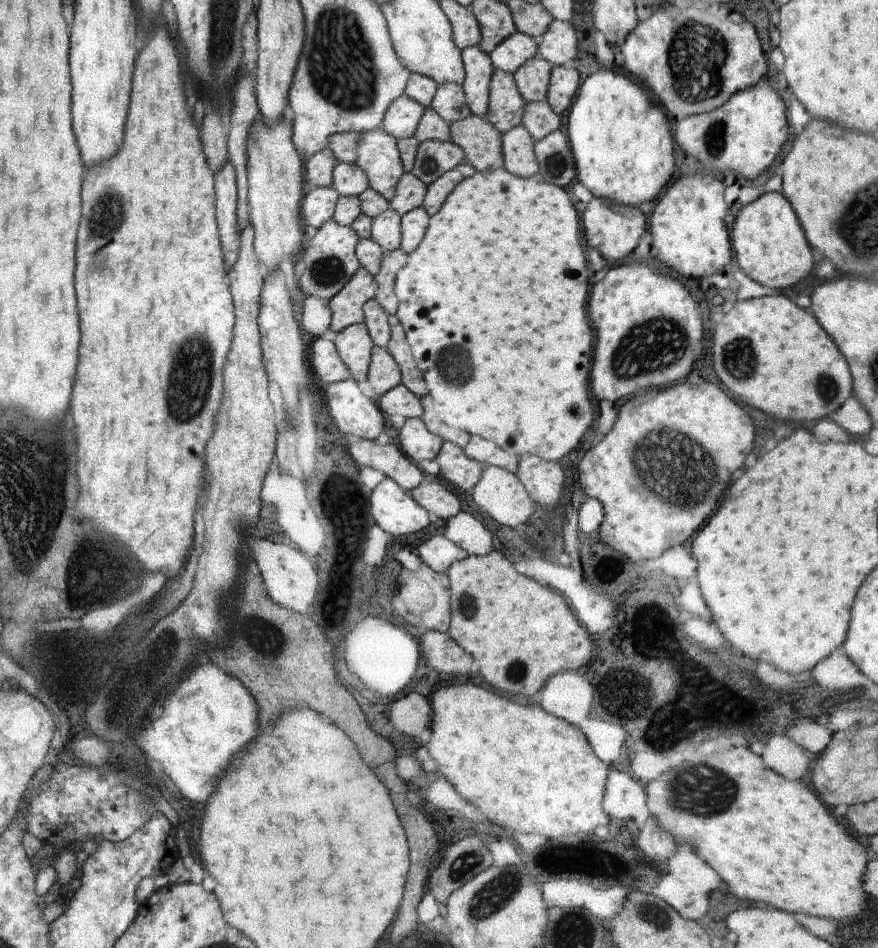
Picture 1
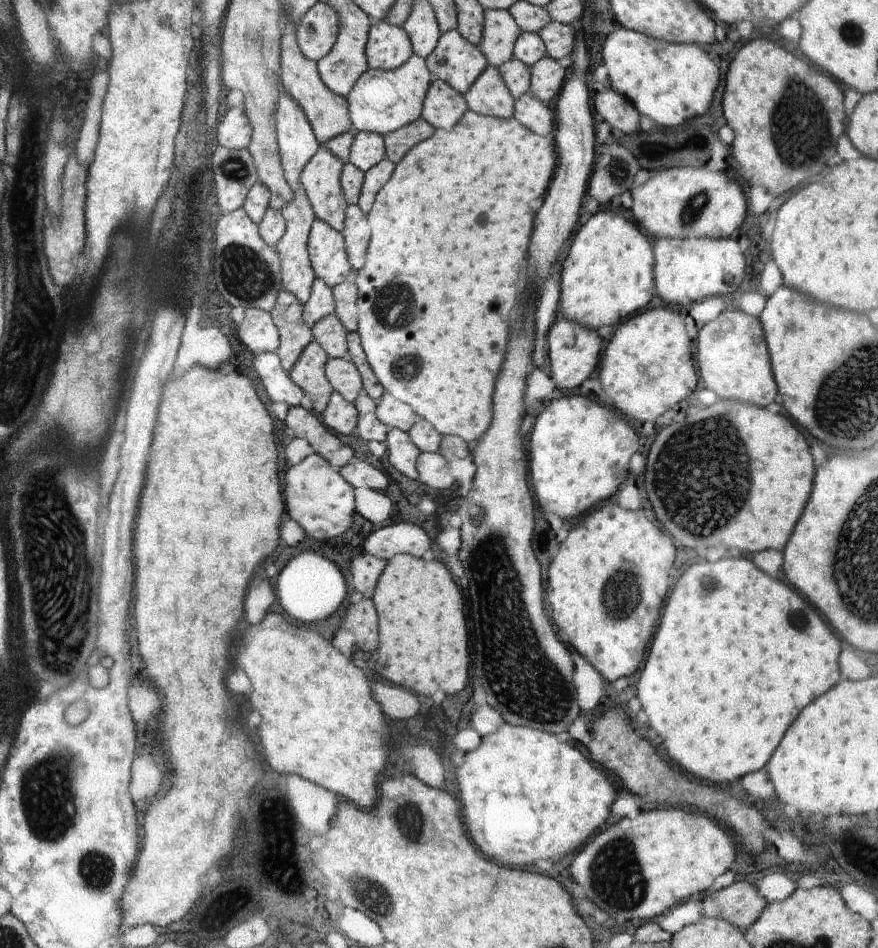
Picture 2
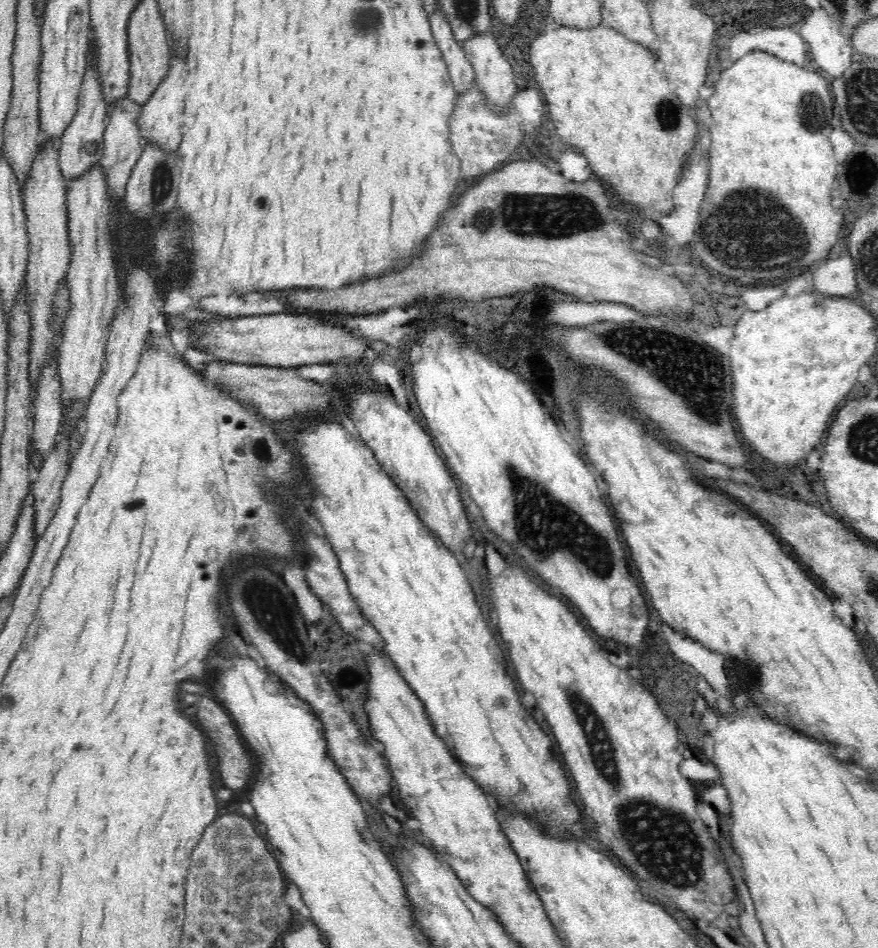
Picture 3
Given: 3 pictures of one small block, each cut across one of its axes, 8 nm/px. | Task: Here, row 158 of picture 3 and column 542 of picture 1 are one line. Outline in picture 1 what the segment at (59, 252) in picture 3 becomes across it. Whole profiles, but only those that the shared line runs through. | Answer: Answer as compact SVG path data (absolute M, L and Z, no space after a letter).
M554 19L538 41L536 56L555 65L571 65L576 58L578 37L570 22Z

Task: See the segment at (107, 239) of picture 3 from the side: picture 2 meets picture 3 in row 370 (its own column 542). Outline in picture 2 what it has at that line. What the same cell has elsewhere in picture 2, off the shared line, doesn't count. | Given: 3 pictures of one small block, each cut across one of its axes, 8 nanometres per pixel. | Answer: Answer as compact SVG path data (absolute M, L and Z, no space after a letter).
M542 57L531 70L530 92L542 102L552 101L558 97L569 75L566 69L552 57Z

